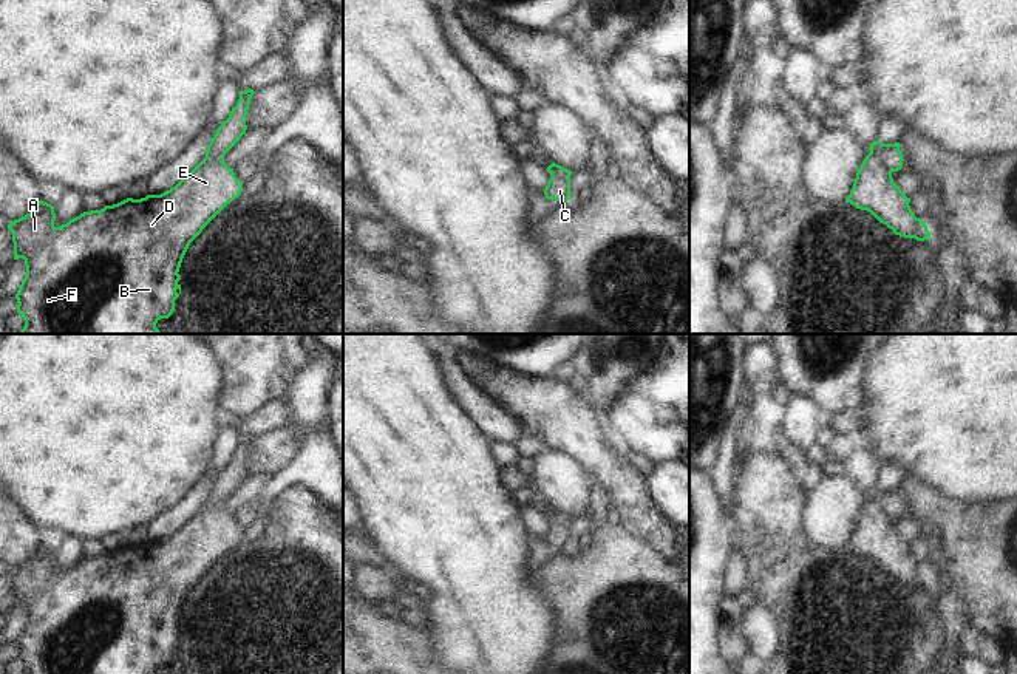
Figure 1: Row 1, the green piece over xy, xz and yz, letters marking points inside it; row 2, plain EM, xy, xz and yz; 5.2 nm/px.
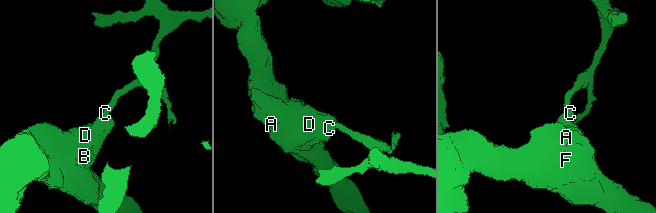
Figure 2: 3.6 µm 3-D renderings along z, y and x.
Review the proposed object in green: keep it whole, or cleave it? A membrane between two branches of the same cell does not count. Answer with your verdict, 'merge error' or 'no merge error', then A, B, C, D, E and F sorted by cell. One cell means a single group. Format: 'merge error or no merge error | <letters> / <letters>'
merge error | A B D E F / C

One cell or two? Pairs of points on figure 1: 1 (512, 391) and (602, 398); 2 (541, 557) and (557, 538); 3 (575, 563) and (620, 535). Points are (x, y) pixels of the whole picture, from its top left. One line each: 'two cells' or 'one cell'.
1: two cells
2: one cell
3: one cell

